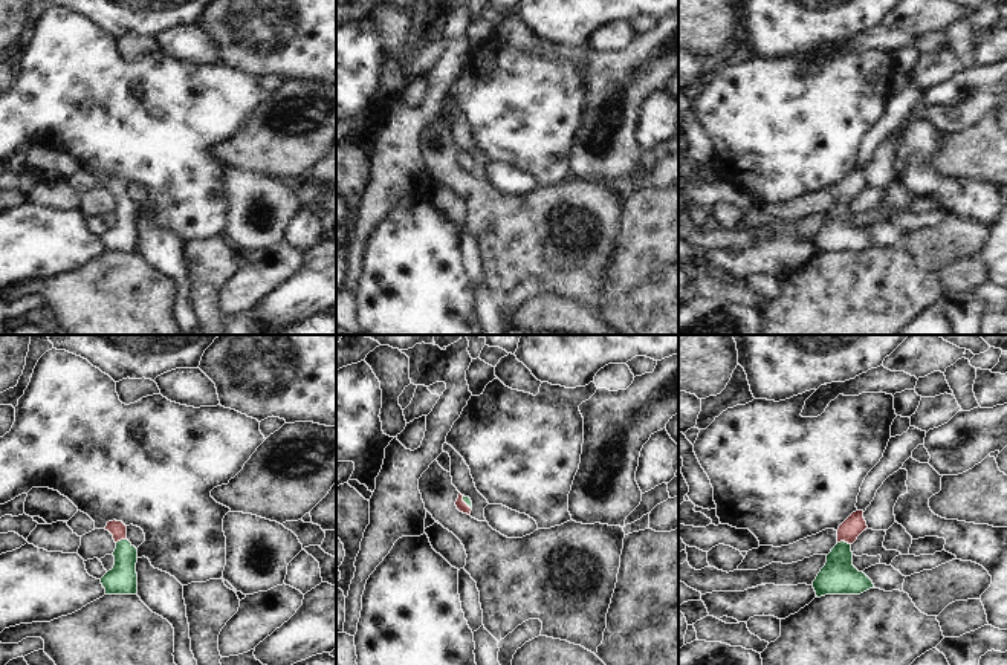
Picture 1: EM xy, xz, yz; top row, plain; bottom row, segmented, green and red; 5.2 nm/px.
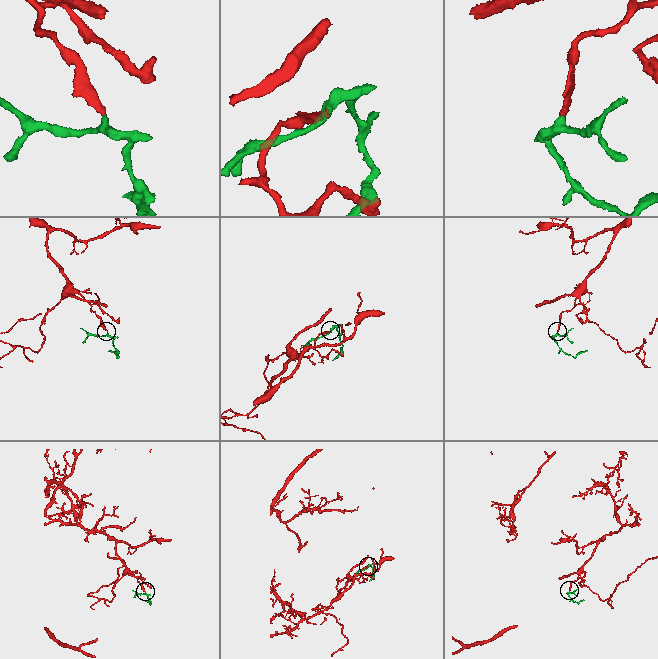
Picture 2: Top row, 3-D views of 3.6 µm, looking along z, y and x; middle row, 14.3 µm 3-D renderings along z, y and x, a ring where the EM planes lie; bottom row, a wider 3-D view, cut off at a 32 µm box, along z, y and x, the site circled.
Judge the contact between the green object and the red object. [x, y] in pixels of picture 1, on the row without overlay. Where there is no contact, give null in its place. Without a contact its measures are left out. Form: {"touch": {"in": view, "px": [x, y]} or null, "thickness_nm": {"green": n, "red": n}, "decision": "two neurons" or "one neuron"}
{"touch": {"in": "yz", "px": [844, 199]}, "thickness_nm": {"green": 190, "red": 110}, "decision": "one neuron"}

